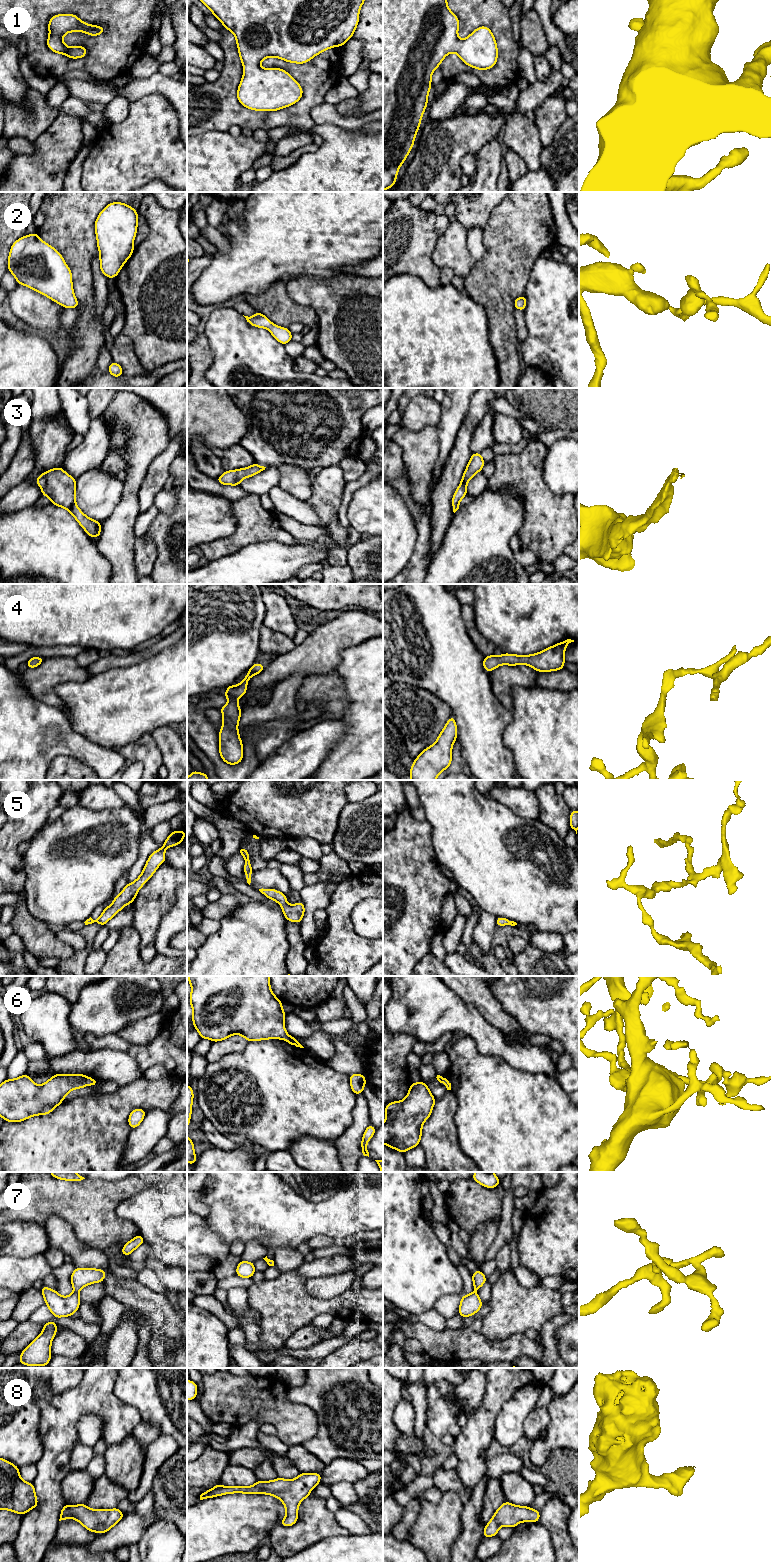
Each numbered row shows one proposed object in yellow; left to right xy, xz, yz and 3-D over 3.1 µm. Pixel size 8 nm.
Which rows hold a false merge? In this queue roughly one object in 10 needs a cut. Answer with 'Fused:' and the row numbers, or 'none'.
Fused: none

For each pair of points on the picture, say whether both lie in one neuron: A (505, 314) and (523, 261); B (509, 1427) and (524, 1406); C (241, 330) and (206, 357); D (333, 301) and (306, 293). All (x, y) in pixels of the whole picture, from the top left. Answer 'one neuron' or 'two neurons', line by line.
A: one neuron
B: one neuron
C: two neurons
D: one neuron

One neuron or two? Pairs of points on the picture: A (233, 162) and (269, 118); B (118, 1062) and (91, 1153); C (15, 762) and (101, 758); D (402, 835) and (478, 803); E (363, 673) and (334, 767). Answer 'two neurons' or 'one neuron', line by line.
A: two neurons
B: two neurons
C: one neuron
D: two neurons
E: one neuron

